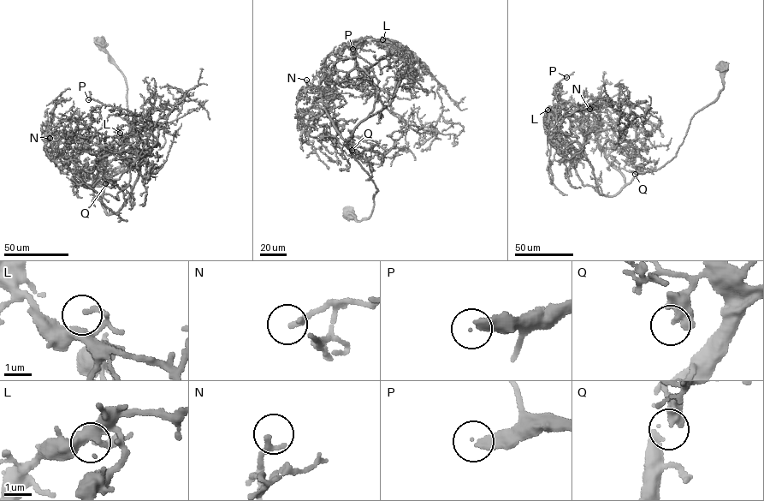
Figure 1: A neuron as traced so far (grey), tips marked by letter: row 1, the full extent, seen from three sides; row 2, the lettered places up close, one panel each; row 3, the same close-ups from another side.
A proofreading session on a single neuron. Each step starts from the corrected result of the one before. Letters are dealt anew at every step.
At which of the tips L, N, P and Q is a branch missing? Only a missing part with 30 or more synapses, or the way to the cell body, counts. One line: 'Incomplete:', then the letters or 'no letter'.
Incomplete: P

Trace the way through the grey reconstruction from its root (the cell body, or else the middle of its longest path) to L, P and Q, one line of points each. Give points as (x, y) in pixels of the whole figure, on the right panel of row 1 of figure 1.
L: (723, 66), (724, 87), (695, 114), (676, 156), (612, 196), (599, 193), (586, 158), (550, 136), (547, 110)
P: (723, 66), (724, 87), (695, 114), (676, 156), (607, 196), (589, 161), (559, 138), (554, 88), (566, 77)
Q: (723, 66), (724, 87), (713, 102), (695, 114), (676, 156), (654, 171), (635, 174)

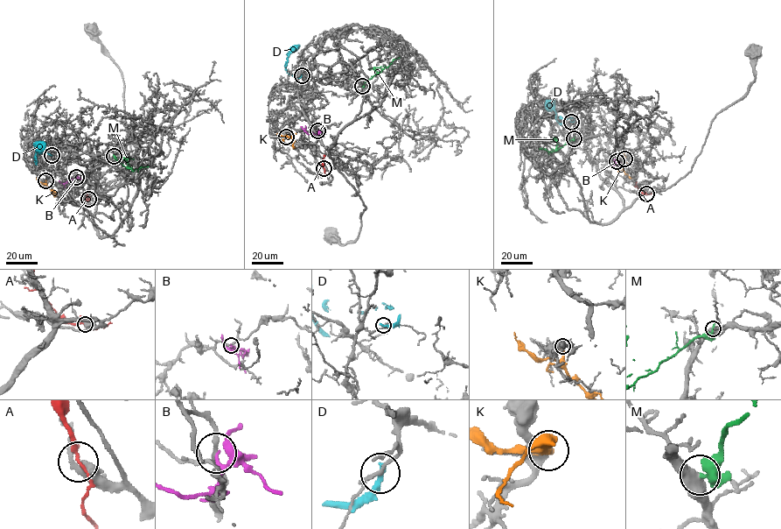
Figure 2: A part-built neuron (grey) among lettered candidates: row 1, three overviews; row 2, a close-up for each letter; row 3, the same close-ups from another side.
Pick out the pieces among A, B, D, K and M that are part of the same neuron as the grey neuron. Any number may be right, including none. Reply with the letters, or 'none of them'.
none of them

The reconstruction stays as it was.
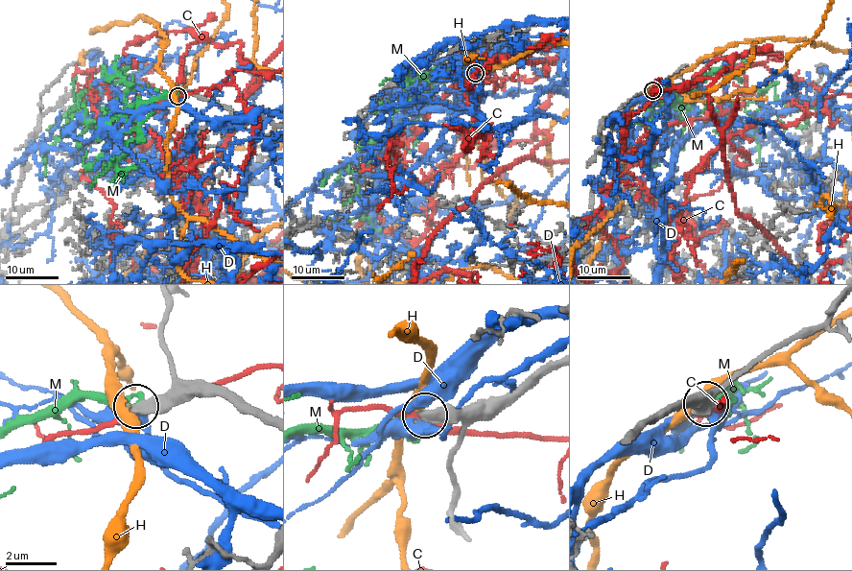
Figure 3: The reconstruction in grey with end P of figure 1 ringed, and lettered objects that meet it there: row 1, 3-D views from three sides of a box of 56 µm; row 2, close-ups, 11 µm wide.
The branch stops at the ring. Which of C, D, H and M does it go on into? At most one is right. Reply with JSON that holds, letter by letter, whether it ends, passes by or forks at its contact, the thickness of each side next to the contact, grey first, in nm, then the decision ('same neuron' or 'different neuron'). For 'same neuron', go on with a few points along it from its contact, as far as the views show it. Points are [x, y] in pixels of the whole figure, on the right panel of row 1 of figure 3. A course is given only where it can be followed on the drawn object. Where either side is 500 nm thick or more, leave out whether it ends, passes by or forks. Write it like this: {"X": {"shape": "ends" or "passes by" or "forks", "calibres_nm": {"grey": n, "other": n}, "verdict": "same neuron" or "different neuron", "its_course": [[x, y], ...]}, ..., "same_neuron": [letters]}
{"C": {"calibres_nm": {"grey": 550, "other": 300}, "verdict": "different neuron"}, "D": {"shape": "passes by", "calibres_nm": {"grey": 480, "other": 460}, "verdict": "different neuron"}, "H": {"shape": "passes by", "calibres_nm": {"grey": 420, "other": 440}, "verdict": "different neuron"}, "M": {"shape": "passes by", "calibres_nm": {"grey": 480, "other": 200}, "verdict": "same neuron"}, "same_neuron": ["M"]}

